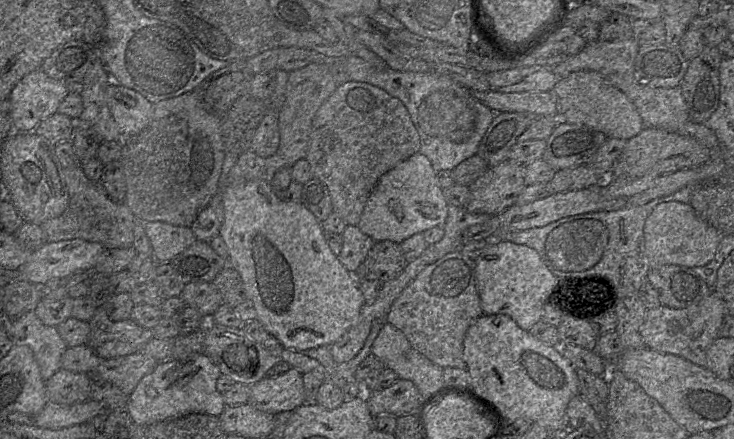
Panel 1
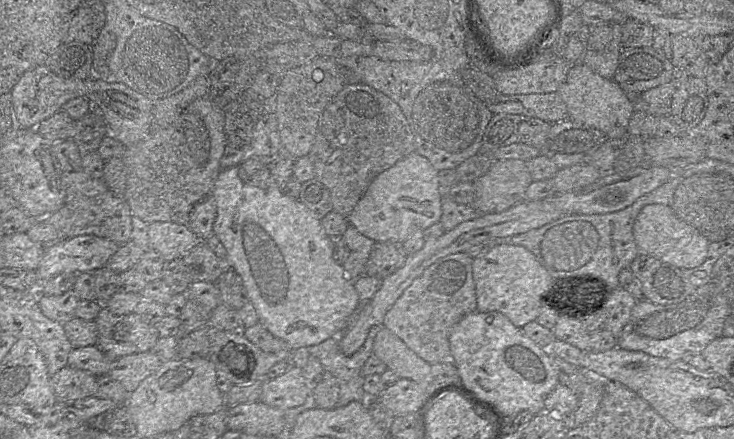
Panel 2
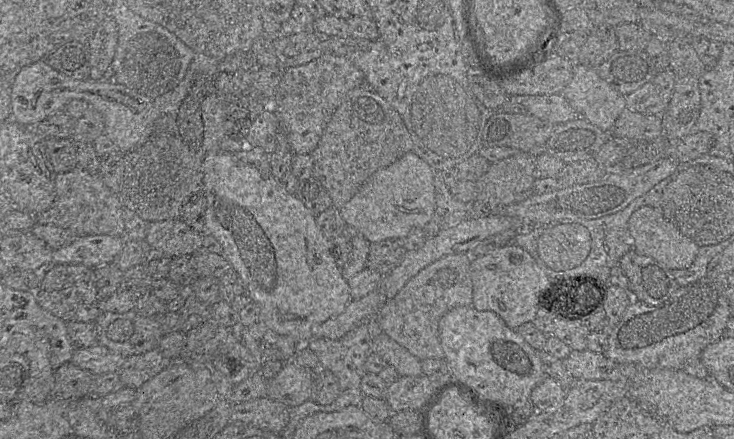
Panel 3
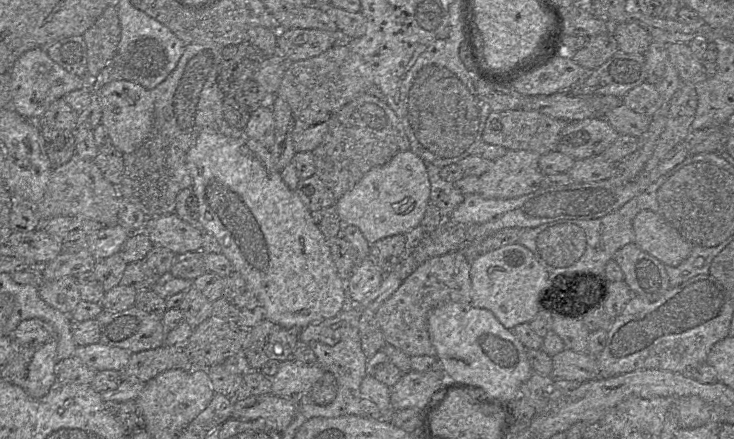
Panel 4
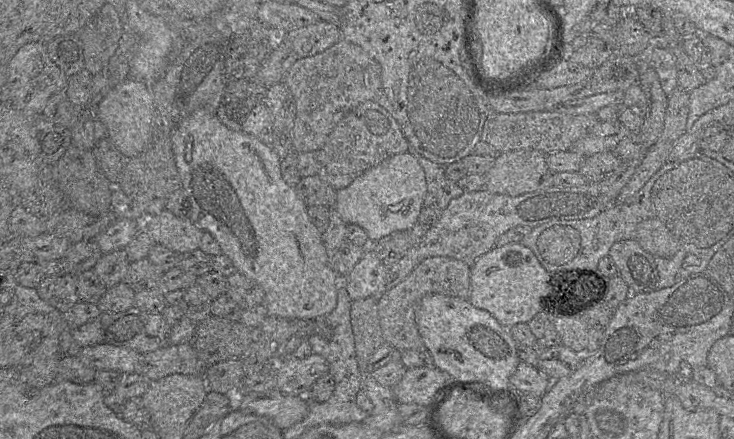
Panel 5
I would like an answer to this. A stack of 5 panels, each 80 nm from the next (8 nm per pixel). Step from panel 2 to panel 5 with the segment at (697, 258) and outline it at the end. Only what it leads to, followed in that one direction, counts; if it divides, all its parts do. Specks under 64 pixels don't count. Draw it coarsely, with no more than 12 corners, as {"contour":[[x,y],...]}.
{"contour":[[656,217],[635,239],[653,257],[670,258],[680,241]]}

